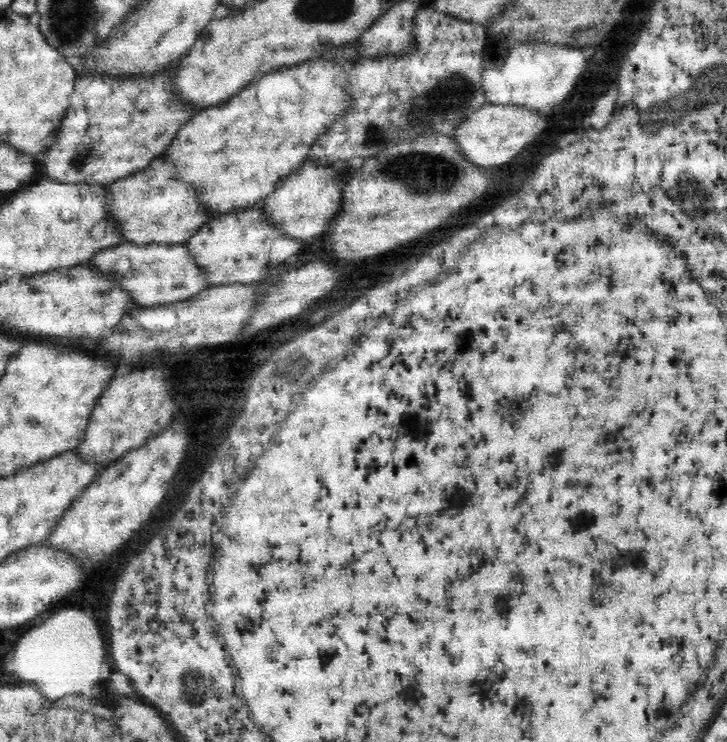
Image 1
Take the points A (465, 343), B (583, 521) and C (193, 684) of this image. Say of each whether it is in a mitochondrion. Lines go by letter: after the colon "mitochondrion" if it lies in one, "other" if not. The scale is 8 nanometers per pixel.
A: other
B: other
C: mitochondrion

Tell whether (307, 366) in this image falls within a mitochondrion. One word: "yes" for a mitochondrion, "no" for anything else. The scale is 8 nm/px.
yes

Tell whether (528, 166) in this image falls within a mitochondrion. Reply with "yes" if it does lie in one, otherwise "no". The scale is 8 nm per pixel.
no

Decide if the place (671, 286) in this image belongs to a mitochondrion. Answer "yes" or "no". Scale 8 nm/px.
no

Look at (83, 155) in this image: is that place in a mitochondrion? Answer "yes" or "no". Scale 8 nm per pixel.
yes

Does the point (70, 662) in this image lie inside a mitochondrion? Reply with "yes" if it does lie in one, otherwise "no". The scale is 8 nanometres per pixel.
no

